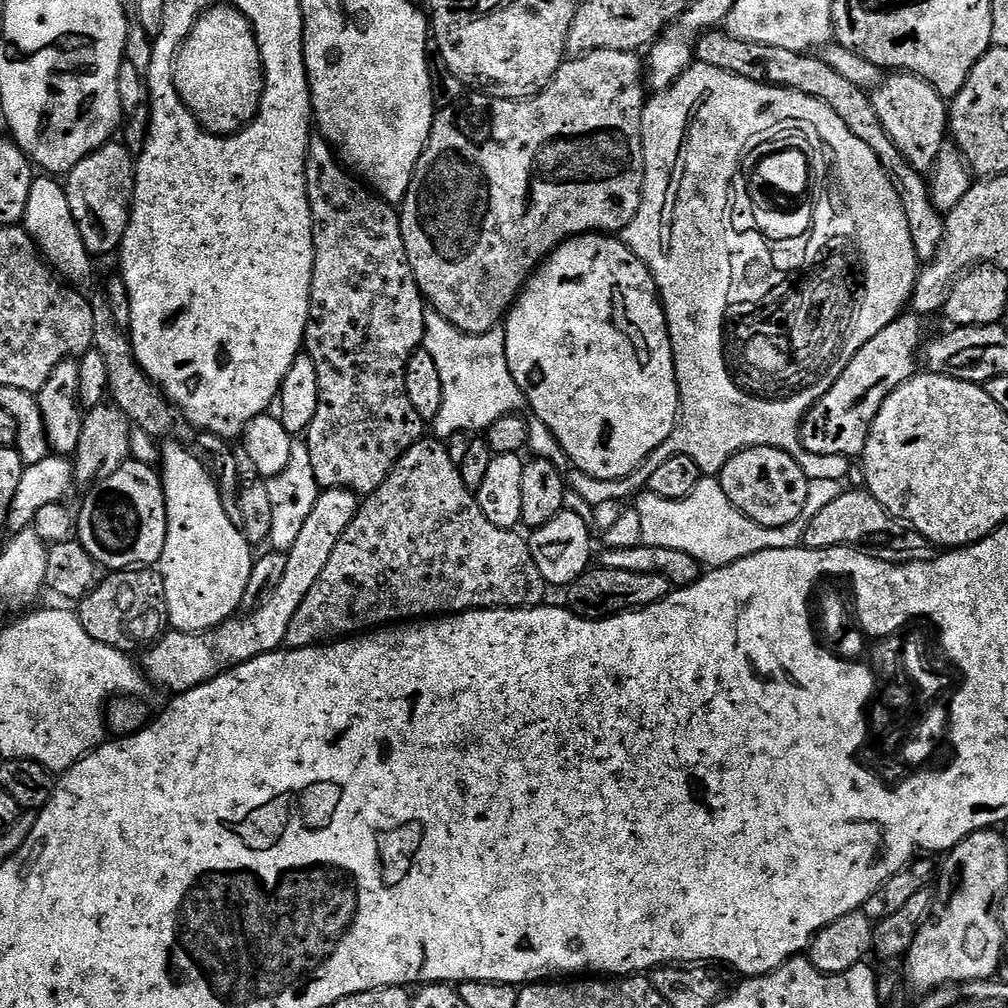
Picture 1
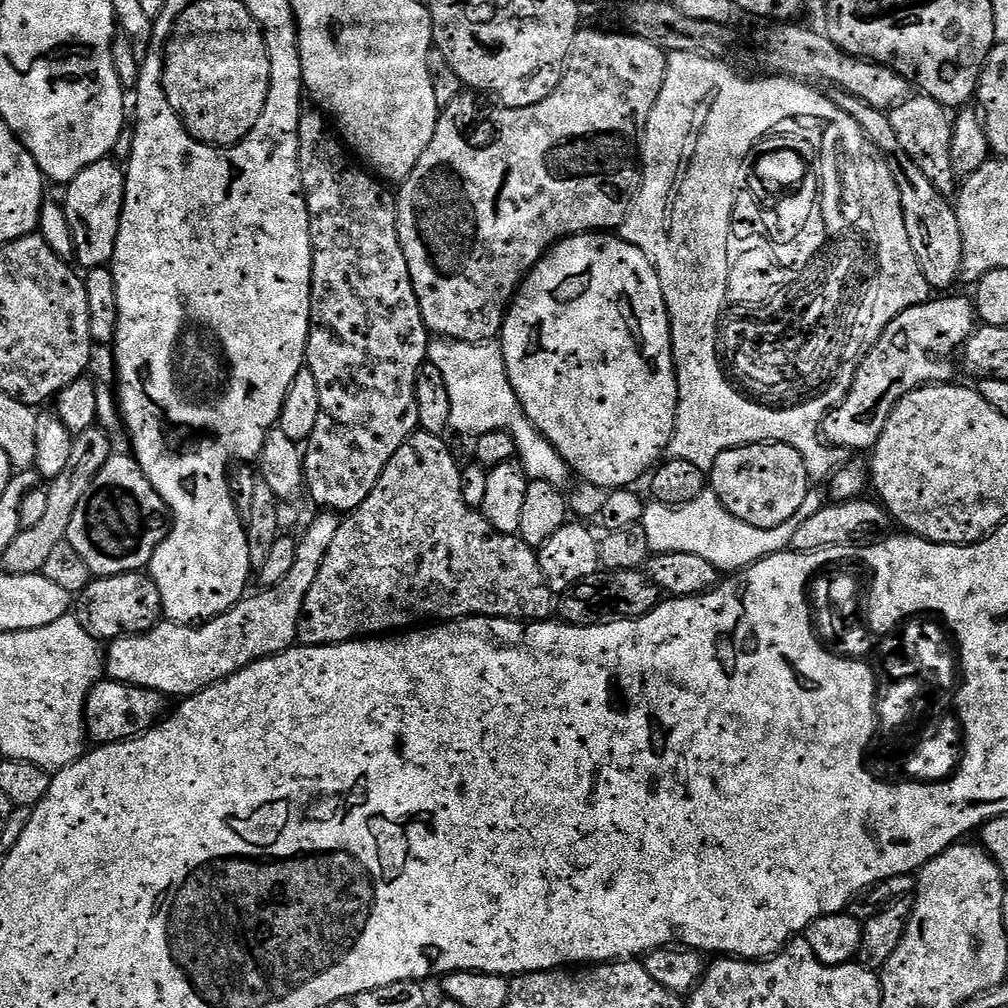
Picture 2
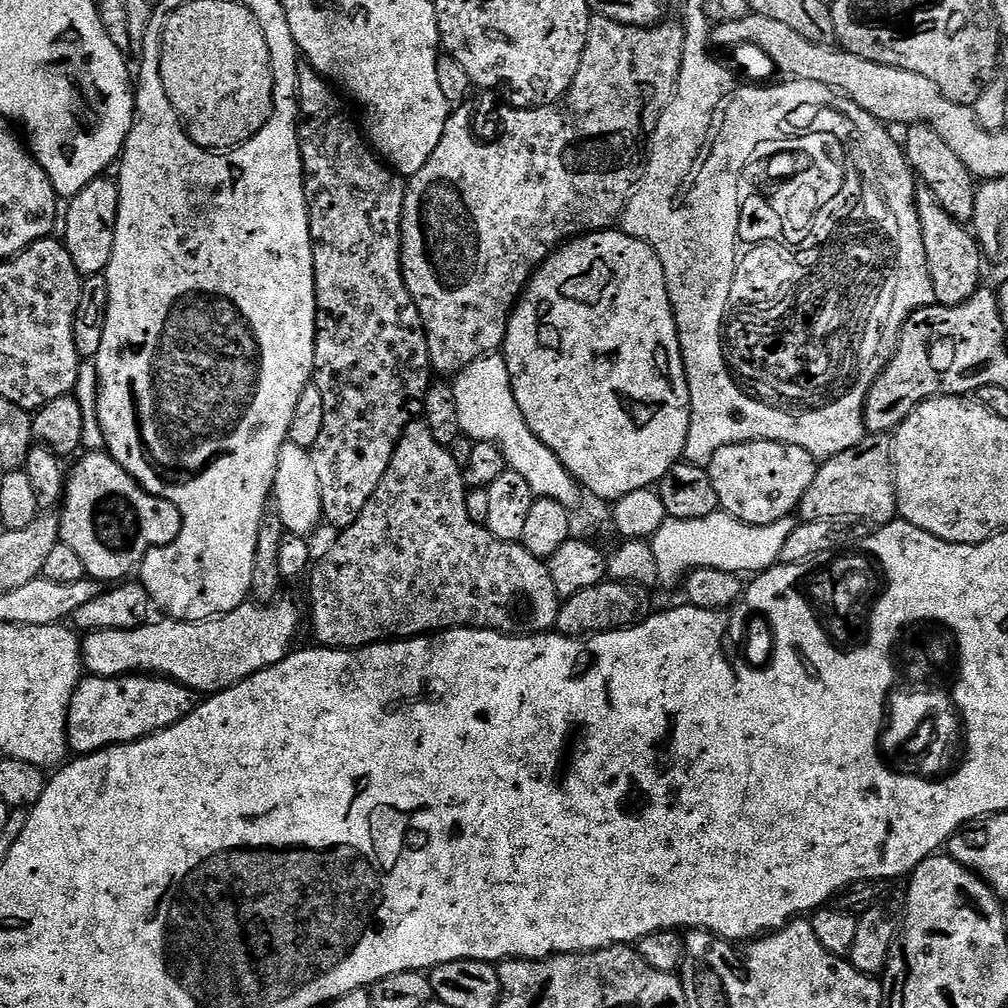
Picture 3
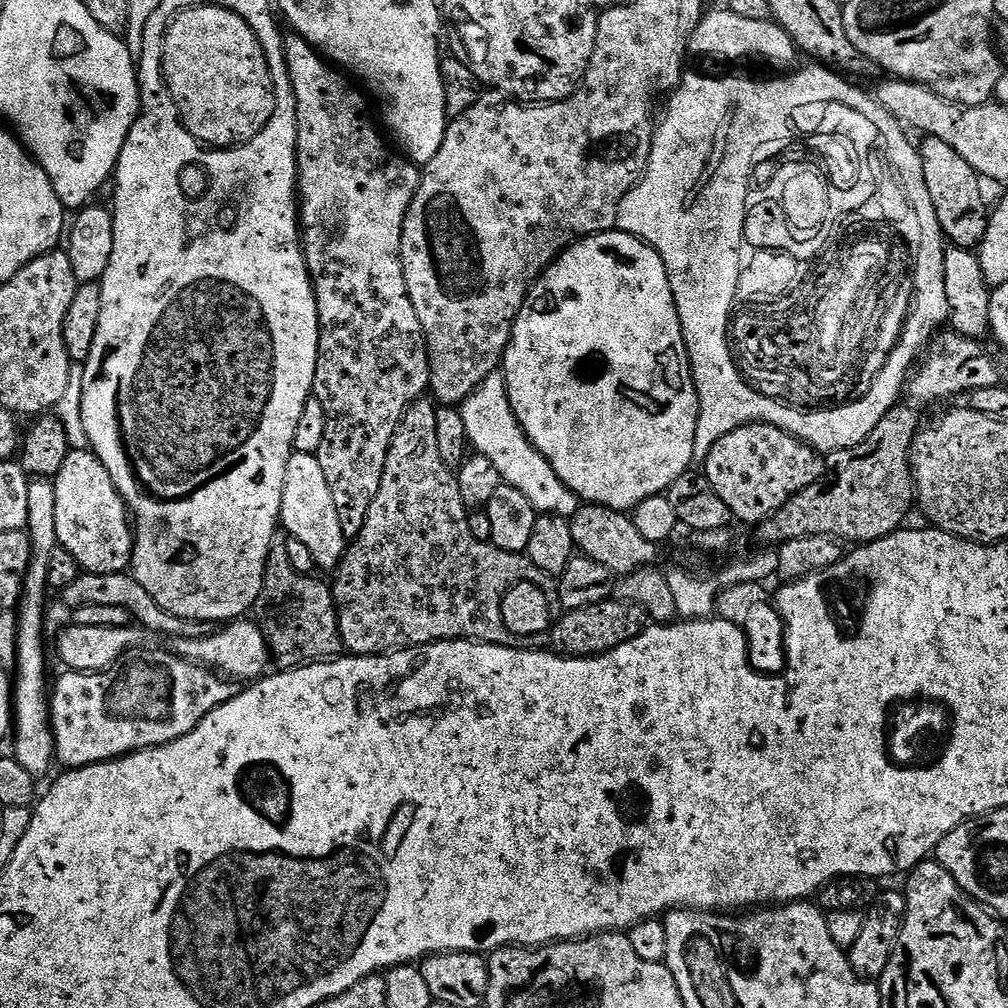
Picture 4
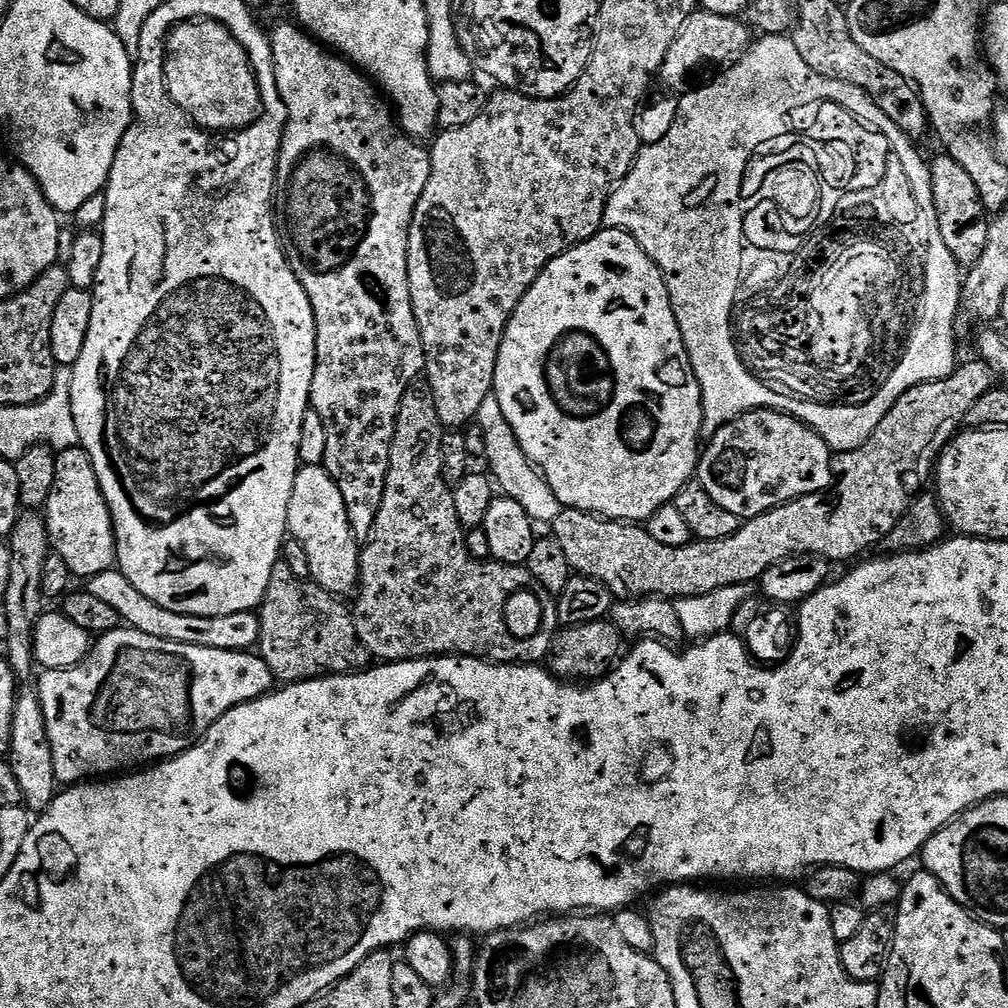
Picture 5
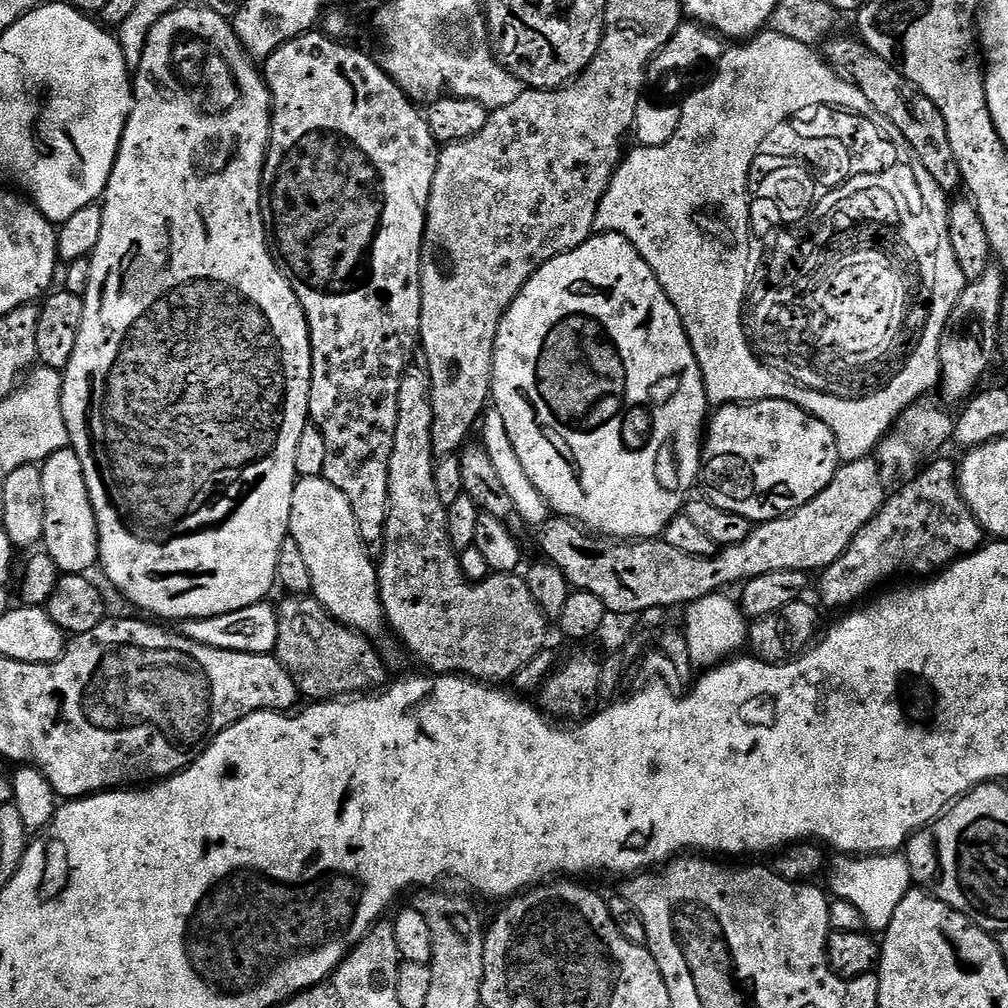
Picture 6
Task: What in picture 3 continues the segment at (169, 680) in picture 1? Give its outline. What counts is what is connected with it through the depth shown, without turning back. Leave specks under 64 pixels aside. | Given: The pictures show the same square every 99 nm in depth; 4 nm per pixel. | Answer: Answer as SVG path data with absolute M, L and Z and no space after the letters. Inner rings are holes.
M276 598L271 601L272 604L269 608L263 608L260 604L252 604L253 602L245 602L239 604L235 610L232 612L227 612L224 616L217 616L214 620L174 620L171 618L160 618L160 620L155 624L155 622L149 622L141 626L140 628L135 628L134 630L98 630L97 632L87 633L82 640L82 664L85 669L89 668L89 673L92 676L106 676L109 678L115 678L117 676L130 676L133 674L151 674L154 676L162 676L170 680L176 681L178 684L184 685L185 688L192 689L193 693L196 694L211 694L213 692L221 692L227 688L232 688L240 680L245 680L250 678L254 674L261 672L263 668L269 668L274 666L278 662L282 662L287 658L288 653L293 651L294 644L292 644L292 639L296 636L296 631L300 628L300 608L292 600L280 600L281 598Z

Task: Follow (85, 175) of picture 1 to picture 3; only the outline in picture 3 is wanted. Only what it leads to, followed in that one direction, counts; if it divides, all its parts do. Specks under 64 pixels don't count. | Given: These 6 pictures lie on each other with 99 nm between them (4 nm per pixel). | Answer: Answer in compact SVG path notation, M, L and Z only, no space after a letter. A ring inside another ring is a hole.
M99 178L90 182L85 189L69 199L68 213L63 213L62 228L64 236L62 243L74 266L79 270L81 277L99 276L107 273L108 263L114 254L114 234L118 226L118 198L120 185L115 179Z

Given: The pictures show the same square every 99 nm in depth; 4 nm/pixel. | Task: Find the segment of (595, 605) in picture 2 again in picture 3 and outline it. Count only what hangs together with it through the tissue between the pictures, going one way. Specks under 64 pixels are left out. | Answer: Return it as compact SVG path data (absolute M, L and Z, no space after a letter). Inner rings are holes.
M605 582L582 590L582 594L567 597L560 605L555 631L561 636L587 638L597 632L617 632L620 628L633 628L653 615L652 595L649 589L637 584Z

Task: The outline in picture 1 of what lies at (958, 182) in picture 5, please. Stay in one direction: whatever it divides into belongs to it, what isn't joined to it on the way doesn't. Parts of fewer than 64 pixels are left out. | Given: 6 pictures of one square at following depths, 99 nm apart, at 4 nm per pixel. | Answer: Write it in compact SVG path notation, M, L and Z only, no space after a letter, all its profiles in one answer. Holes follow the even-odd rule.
M896 72L888 74L880 81L880 85L871 93L872 105L886 130L890 134L890 142L898 146L902 158L914 166L922 174L931 173L934 162L938 158L938 150L946 143L950 136L948 127L948 109L945 97L930 86L922 78L910 72Z

